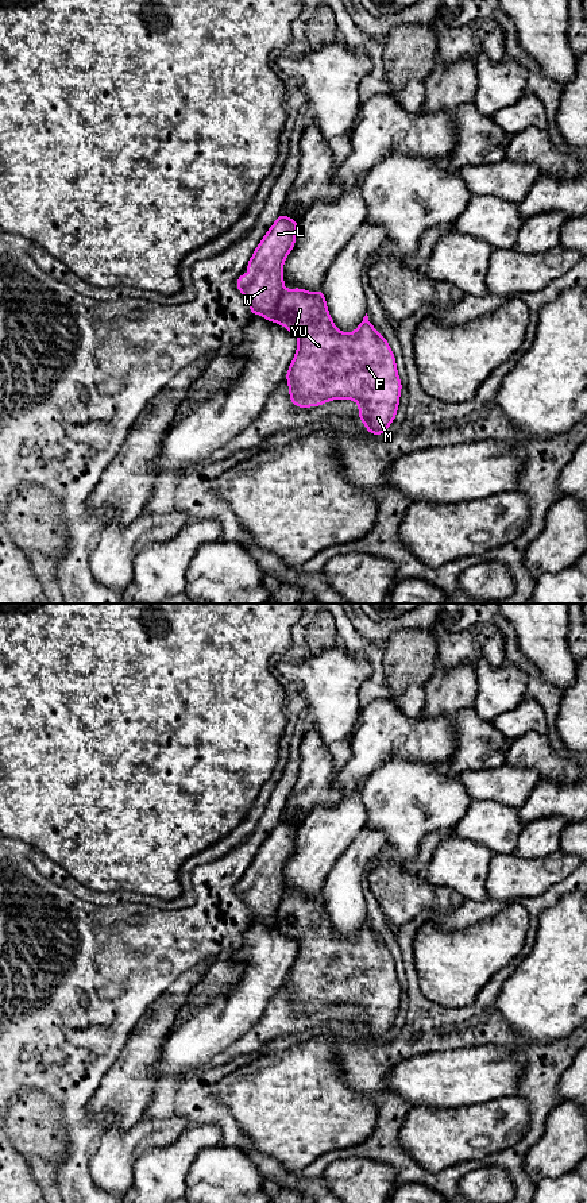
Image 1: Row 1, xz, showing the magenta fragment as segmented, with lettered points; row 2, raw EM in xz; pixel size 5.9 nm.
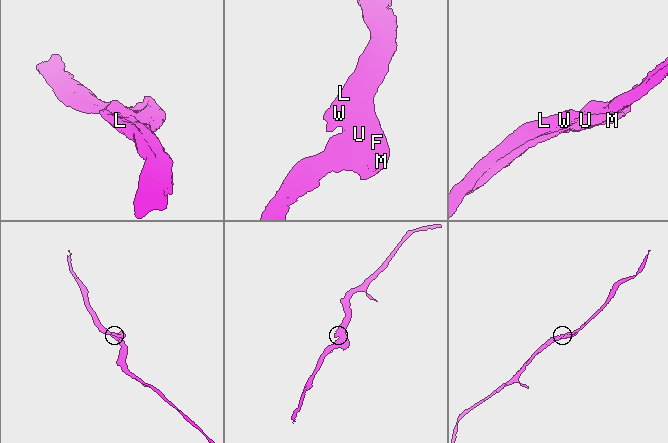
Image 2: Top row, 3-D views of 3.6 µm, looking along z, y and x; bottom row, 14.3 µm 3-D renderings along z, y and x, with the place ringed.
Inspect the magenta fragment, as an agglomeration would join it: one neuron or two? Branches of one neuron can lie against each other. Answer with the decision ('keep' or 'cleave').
cleave

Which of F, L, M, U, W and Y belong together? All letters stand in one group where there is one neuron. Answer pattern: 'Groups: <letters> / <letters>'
Groups: F M U Y / L W

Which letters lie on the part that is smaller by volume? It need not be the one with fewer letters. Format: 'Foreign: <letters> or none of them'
Foreign: L, W

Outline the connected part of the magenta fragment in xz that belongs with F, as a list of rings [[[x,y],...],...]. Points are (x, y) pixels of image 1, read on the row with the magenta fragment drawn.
[[[294,288],[285,292],[277,304],[275,321],[287,332],[298,336],[298,348],[286,379],[290,401],[300,408],[318,406],[337,398],[359,402],[359,417],[372,435],[385,435],[395,419],[402,383],[398,378],[395,358],[387,340],[363,317],[358,329],[343,333],[336,329],[321,289],[309,293]]]

